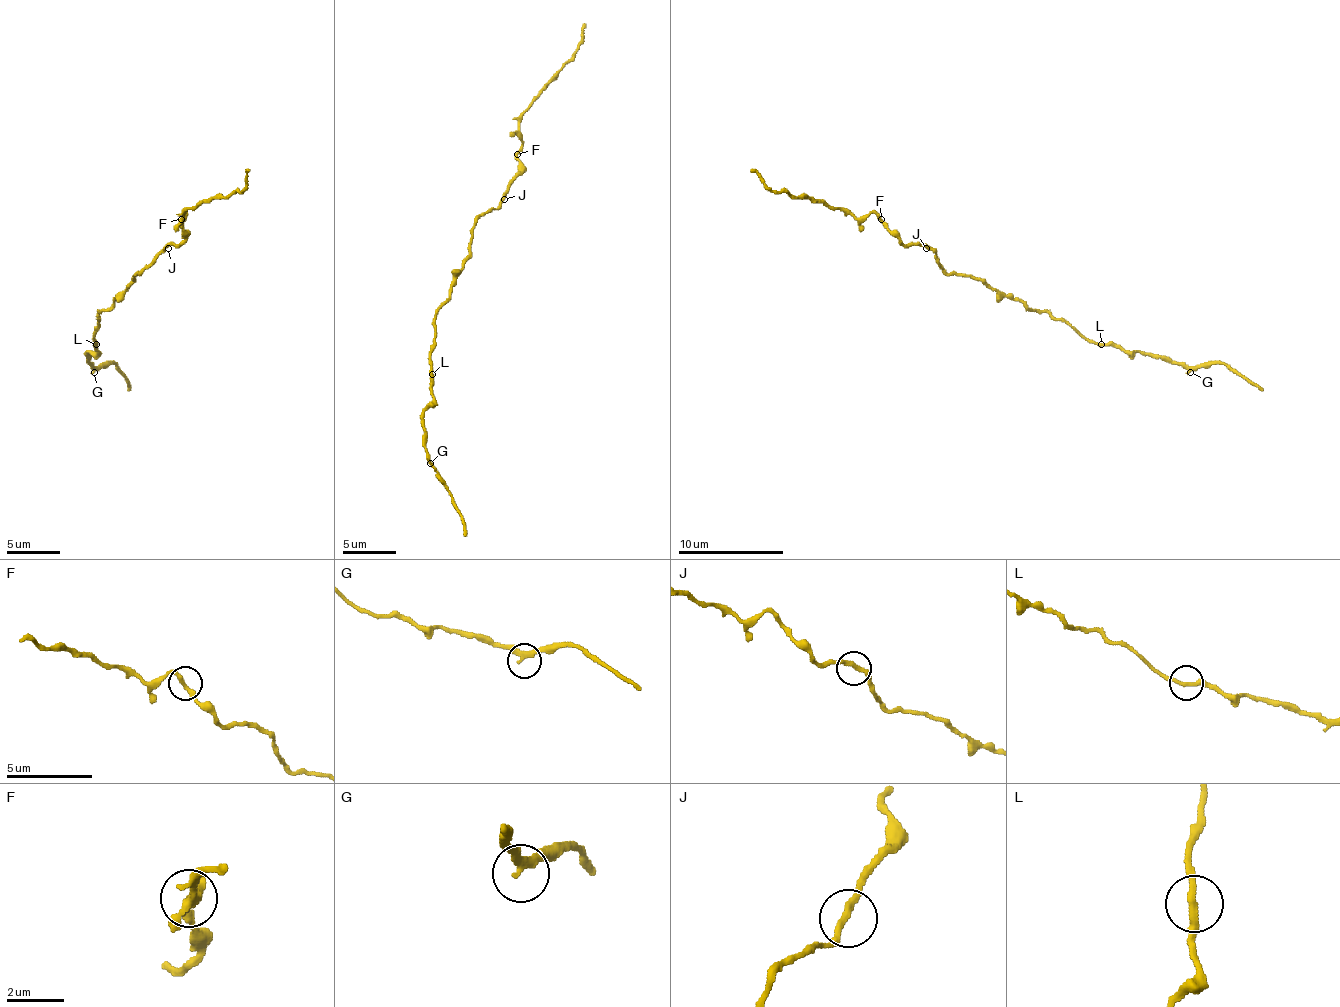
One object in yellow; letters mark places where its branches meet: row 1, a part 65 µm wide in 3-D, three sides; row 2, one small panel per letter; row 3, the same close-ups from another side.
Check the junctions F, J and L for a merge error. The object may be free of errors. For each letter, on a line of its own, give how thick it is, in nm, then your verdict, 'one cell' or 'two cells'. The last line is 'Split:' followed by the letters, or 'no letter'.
F: 260 nm thick; one cell
J: 240 nm thick; one cell
L: 240 nm thick; two cells
Split: L

